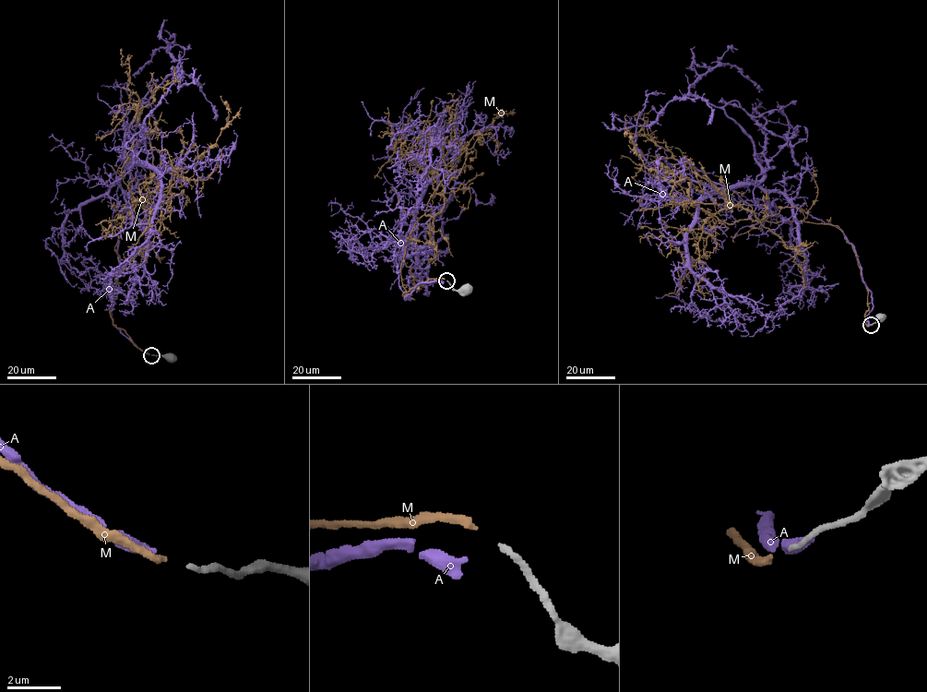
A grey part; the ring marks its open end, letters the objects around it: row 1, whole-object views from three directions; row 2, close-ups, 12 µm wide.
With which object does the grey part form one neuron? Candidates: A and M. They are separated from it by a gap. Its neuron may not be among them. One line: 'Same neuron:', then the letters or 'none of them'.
Same neuron: none of them

